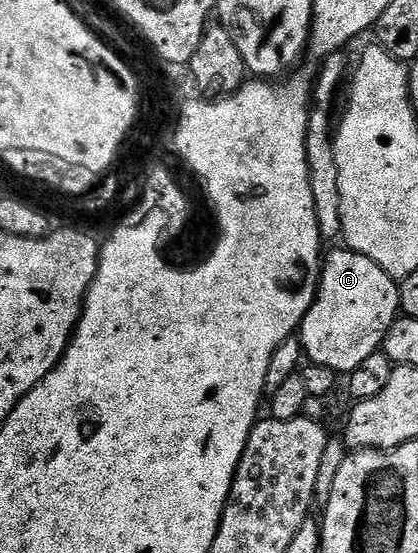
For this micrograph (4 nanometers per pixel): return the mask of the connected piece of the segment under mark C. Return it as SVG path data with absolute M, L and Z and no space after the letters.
M340 247L324 255L316 302L305 315L299 339L310 363L348 374L384 345L387 330L401 312L401 291L400 283L377 262Z

